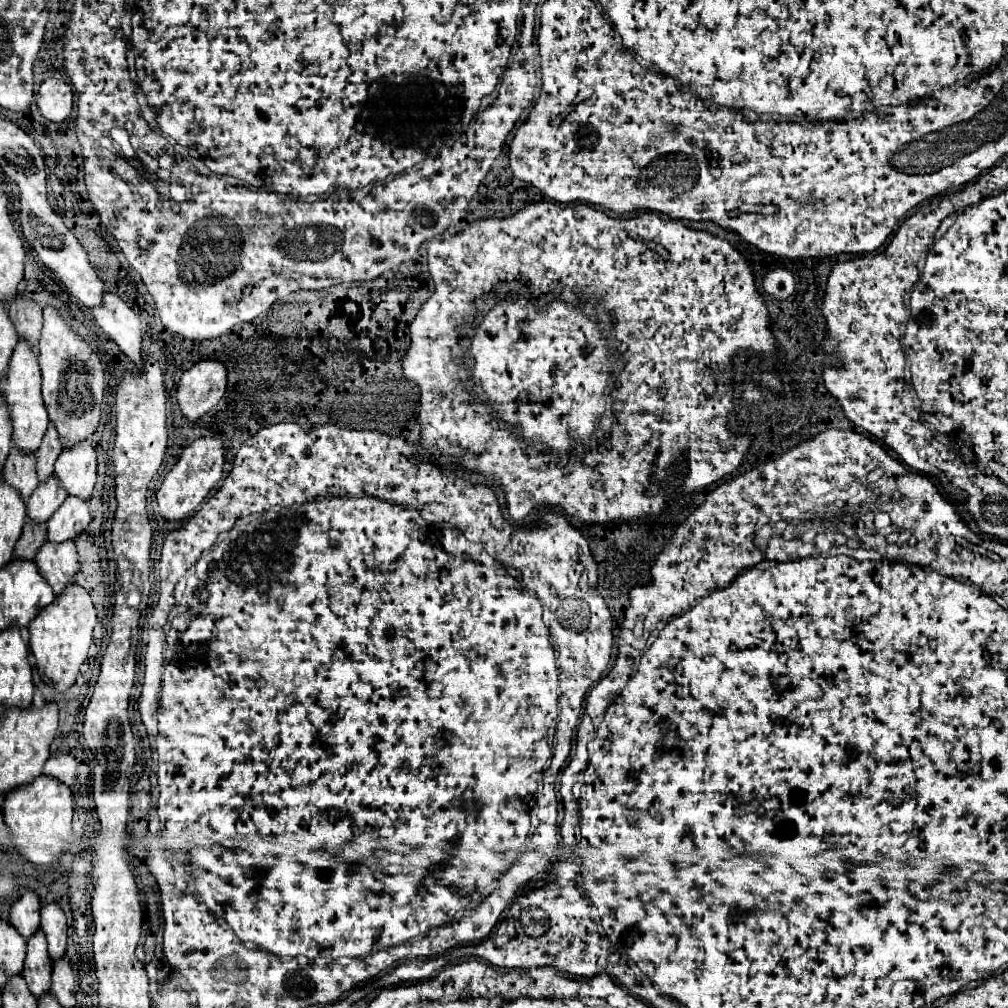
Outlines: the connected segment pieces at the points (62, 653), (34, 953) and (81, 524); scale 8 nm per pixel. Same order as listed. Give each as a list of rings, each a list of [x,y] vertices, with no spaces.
[[[69,586],[55,602],[39,612],[29,626],[29,646],[37,660],[39,672],[51,682],[59,694],[75,684],[79,668],[89,660],[89,646],[93,642],[93,628],[97,624],[97,610],[89,594],[81,586]]]
[[[37,932],[33,940],[27,940],[27,960],[25,960],[25,972],[23,978],[35,998],[41,998],[43,994],[51,992],[51,960],[47,954],[45,934]]]
[[[69,496],[53,514],[53,518],[47,522],[47,538],[55,544],[75,540],[79,534],[87,530],[89,522],[91,522],[89,506],[83,500]]]

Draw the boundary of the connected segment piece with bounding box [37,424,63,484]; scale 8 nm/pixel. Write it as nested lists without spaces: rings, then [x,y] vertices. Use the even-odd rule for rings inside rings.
[[[49,424],[47,428],[47,434],[45,434],[45,440],[37,452],[37,478],[39,478],[39,484],[47,482],[51,476],[53,476],[53,464],[57,460],[57,456],[61,454],[61,442],[57,440],[57,432],[53,428],[53,424]]]

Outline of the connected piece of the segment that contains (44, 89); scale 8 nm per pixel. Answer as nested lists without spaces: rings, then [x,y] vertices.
[[[49,78],[41,82],[37,94],[37,108],[49,122],[63,122],[69,118],[73,108],[73,90],[69,84]]]

